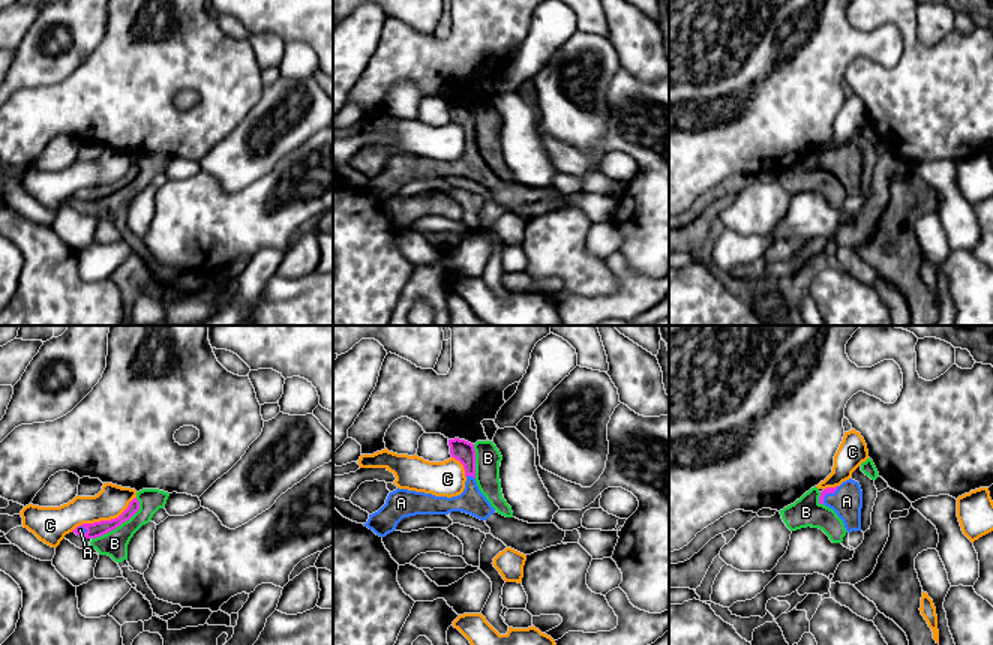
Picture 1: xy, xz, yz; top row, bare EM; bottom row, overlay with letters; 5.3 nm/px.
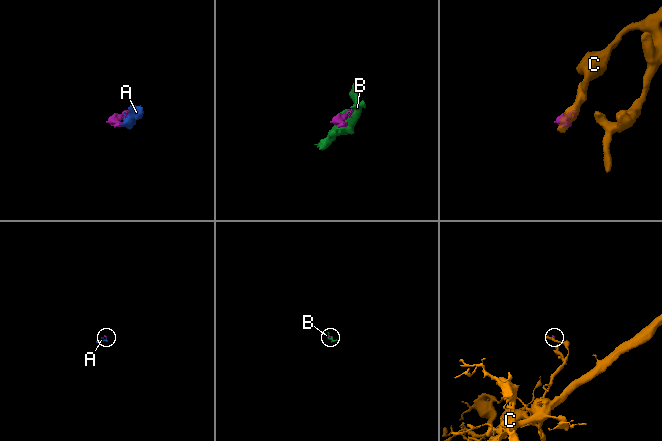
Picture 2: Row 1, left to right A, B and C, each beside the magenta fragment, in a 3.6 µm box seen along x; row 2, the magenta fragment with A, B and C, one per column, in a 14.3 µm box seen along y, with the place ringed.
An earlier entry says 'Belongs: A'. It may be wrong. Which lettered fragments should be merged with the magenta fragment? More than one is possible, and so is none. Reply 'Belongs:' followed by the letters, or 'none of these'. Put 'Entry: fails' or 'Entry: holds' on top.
Entry: holds
Belongs: A

